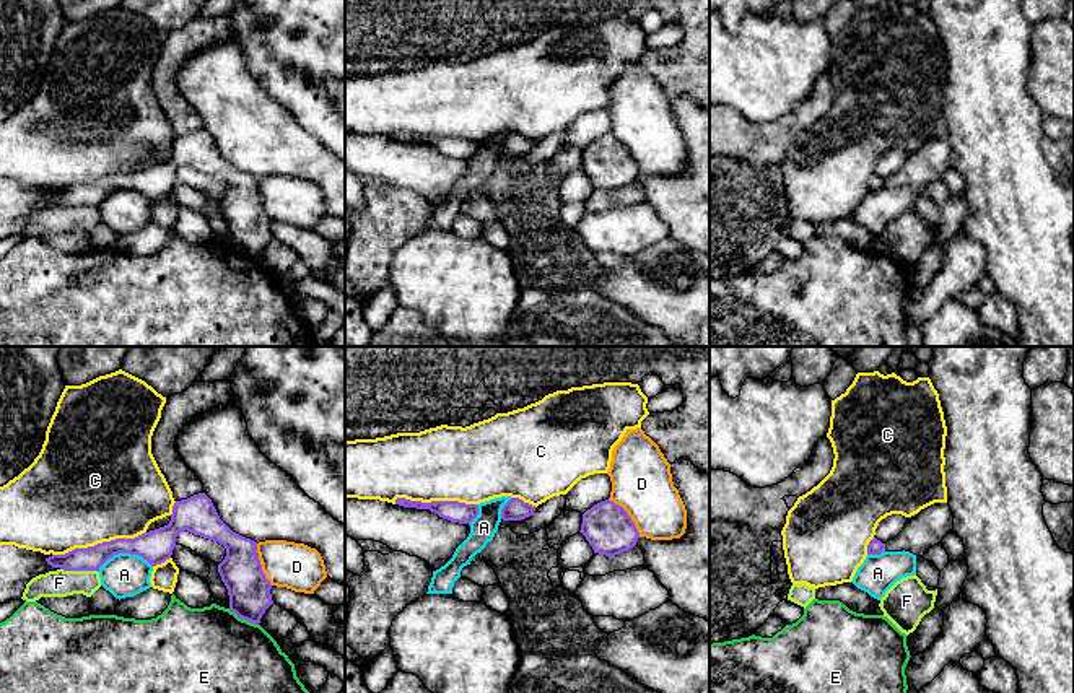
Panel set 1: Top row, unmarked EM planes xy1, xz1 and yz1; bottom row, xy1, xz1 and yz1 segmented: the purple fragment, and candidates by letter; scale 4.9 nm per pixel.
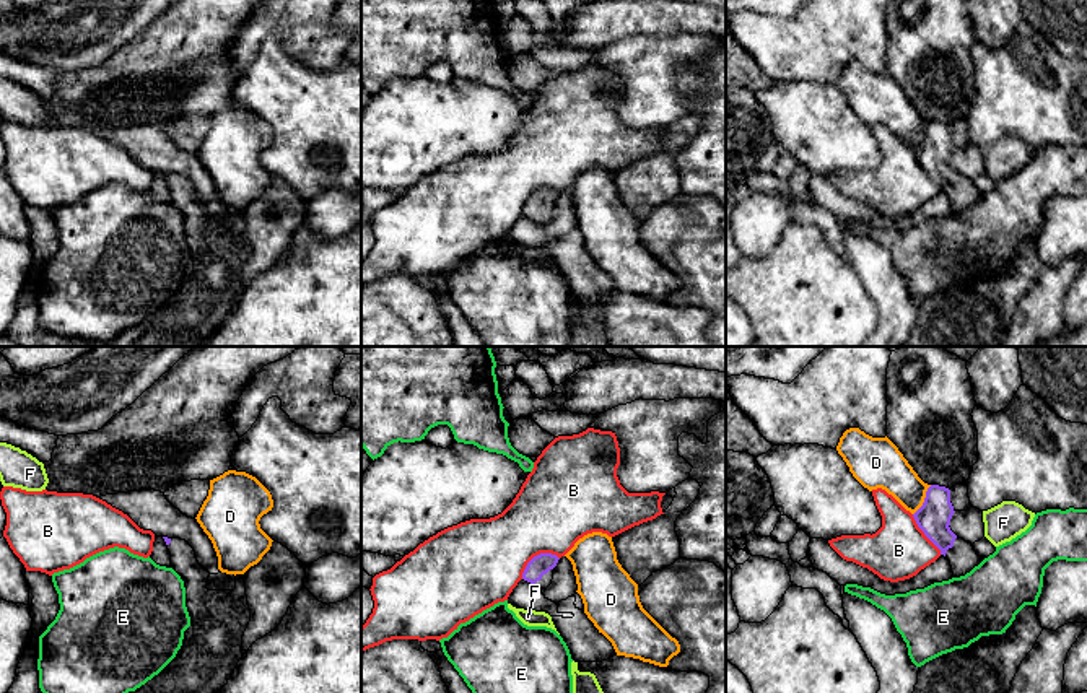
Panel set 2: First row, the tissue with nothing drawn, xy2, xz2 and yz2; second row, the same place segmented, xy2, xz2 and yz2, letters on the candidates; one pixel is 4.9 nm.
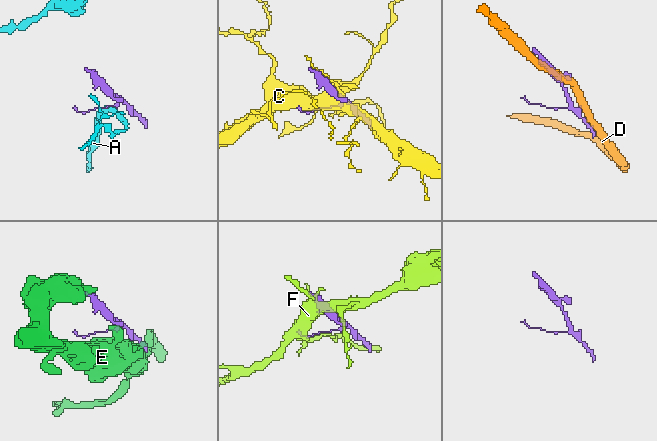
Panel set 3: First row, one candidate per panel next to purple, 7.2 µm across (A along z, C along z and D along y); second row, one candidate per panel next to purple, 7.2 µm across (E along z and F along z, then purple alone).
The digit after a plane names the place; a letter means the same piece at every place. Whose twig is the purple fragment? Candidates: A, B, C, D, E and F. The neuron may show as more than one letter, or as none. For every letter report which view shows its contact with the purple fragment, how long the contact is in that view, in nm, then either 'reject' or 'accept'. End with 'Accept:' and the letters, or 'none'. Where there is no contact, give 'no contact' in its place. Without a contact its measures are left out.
A: contact in xy1; length 280 nm; reject
B: contact in xz2; length 220 nm; reject
C: contact in xy1; length 480 nm; reject
D: contact in xz1; length 240 nm; reject
E: contact in xy1; length 170 nm; reject
F: contact in xy1; length 180 nm; reject
Accept: none

